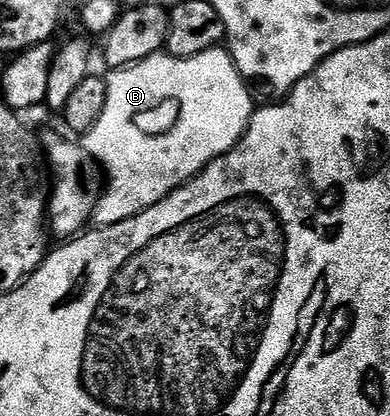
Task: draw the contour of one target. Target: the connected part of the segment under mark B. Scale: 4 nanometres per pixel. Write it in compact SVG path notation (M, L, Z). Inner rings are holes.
M222 46L209 49L205 53L197 53L188 59L179 59L175 55L160 53L150 55L148 59L143 59L140 63L132 63L129 67L120 67L112 70L106 76L107 96L105 97L105 109L101 113L98 121L91 126L90 131L82 136L81 146L92 160L95 159L103 166L103 171L107 174L107 188L95 200L95 210L93 219L99 227L108 227L109 225L117 225L121 221L125 221L134 215L140 215L145 209L149 209L164 199L169 193L176 191L183 183L187 183L193 176L204 171L212 161L222 155L228 155L233 148L242 139L243 134L247 132L247 126L253 114L253 106L251 107L251 91L242 75L235 68L235 63L231 60L230 51Z

